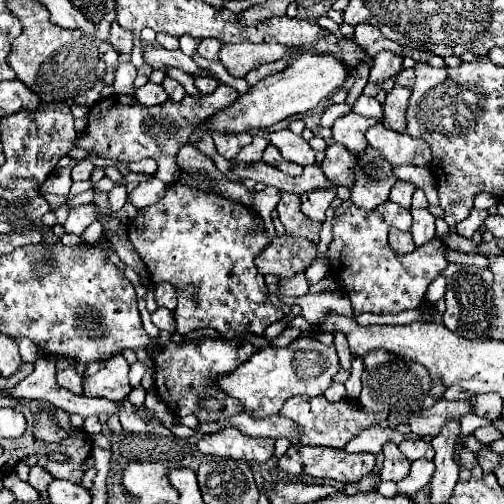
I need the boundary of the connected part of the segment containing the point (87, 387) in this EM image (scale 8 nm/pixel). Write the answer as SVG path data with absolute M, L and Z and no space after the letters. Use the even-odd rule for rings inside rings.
M116 354L116 358L106 360L96 374L82 378L84 394L92 398L108 398L114 402L124 400L132 390L128 384L128 370L130 366L124 356Z

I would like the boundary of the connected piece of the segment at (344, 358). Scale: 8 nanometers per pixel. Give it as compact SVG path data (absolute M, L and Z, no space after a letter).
M336 332L334 334L334 346L338 350L338 358L340 358L340 364L342 368L350 368L350 348L348 348L348 342L346 342L346 336L342 332Z

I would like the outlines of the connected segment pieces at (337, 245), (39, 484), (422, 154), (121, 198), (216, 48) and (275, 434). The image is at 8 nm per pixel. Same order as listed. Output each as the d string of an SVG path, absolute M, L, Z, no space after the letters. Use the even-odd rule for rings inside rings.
M344 200L336 212L332 222L333 238L328 248L328 262L335 275L343 284L342 290L352 300L354 314L372 312L372 314L396 314L402 310L412 310L422 304L424 292L428 284L440 276L440 272L448 266L444 258L444 246L440 242L432 242L428 246L420 246L410 254L396 254L388 244L390 228L398 228L402 232L410 230L412 216L410 210L384 202L376 210L360 210L350 200Z
M32 466L32 468L30 468L28 483L38 490L38 492L46 492L52 480L54 480L54 478L52 478L44 468L40 468L40 466Z
M376 124L366 130L366 140L370 146L378 148L392 166L428 166L432 160L432 150L426 140L412 138L406 132L394 132L388 124Z
M118 184L110 194L108 194L110 198L108 198L108 202L110 202L110 210L112 212L118 212L122 206L124 206L124 202L126 202L126 188L124 188L124 184Z
M202 40L200 42L200 56L208 58L208 60L216 60L216 54L220 52L222 44L216 40Z
M240 412L236 414L234 418L230 418L228 422L218 422L218 424L200 424L198 430L202 432L216 432L220 428L226 428L226 426L234 426L238 428L242 434L248 434L248 436L268 436L268 438L286 438L290 442L290 446L298 444L300 440L300 430L298 426L288 420L288 418L282 418L278 414L274 416L266 416L266 418L254 418L246 412Z

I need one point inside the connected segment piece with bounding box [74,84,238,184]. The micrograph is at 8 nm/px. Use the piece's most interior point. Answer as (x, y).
(119, 128)

